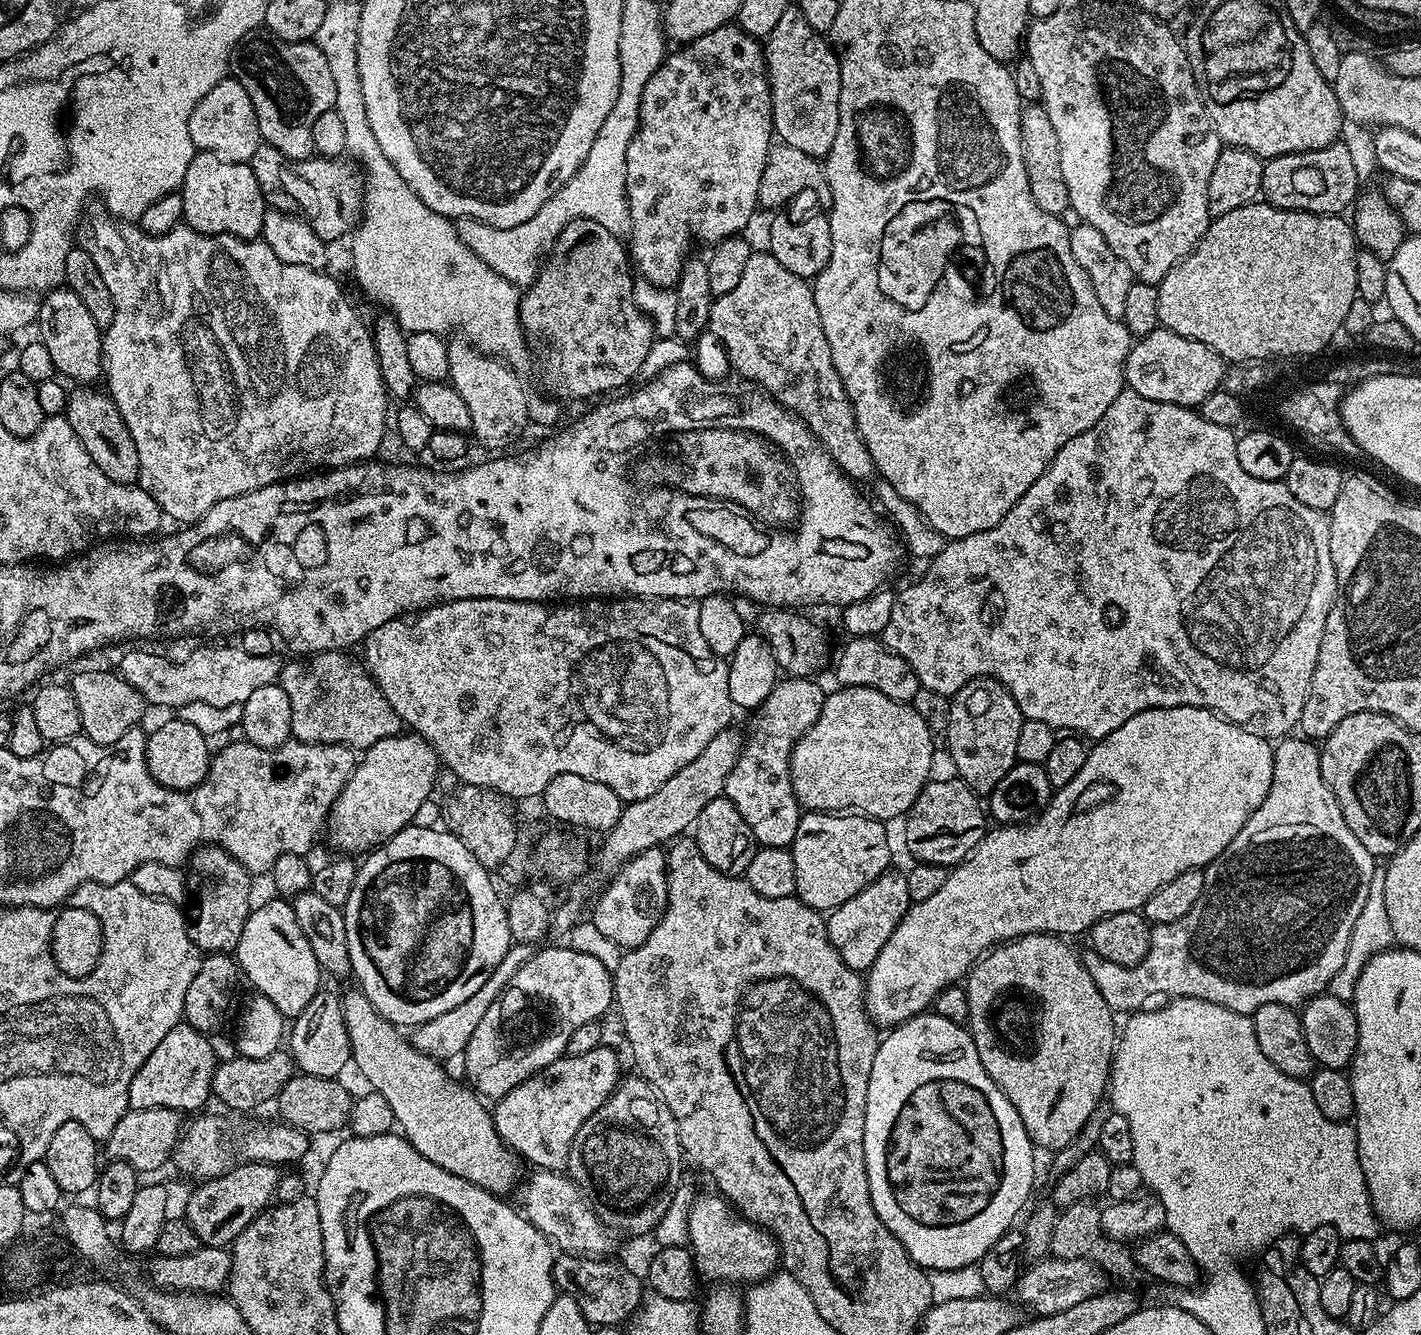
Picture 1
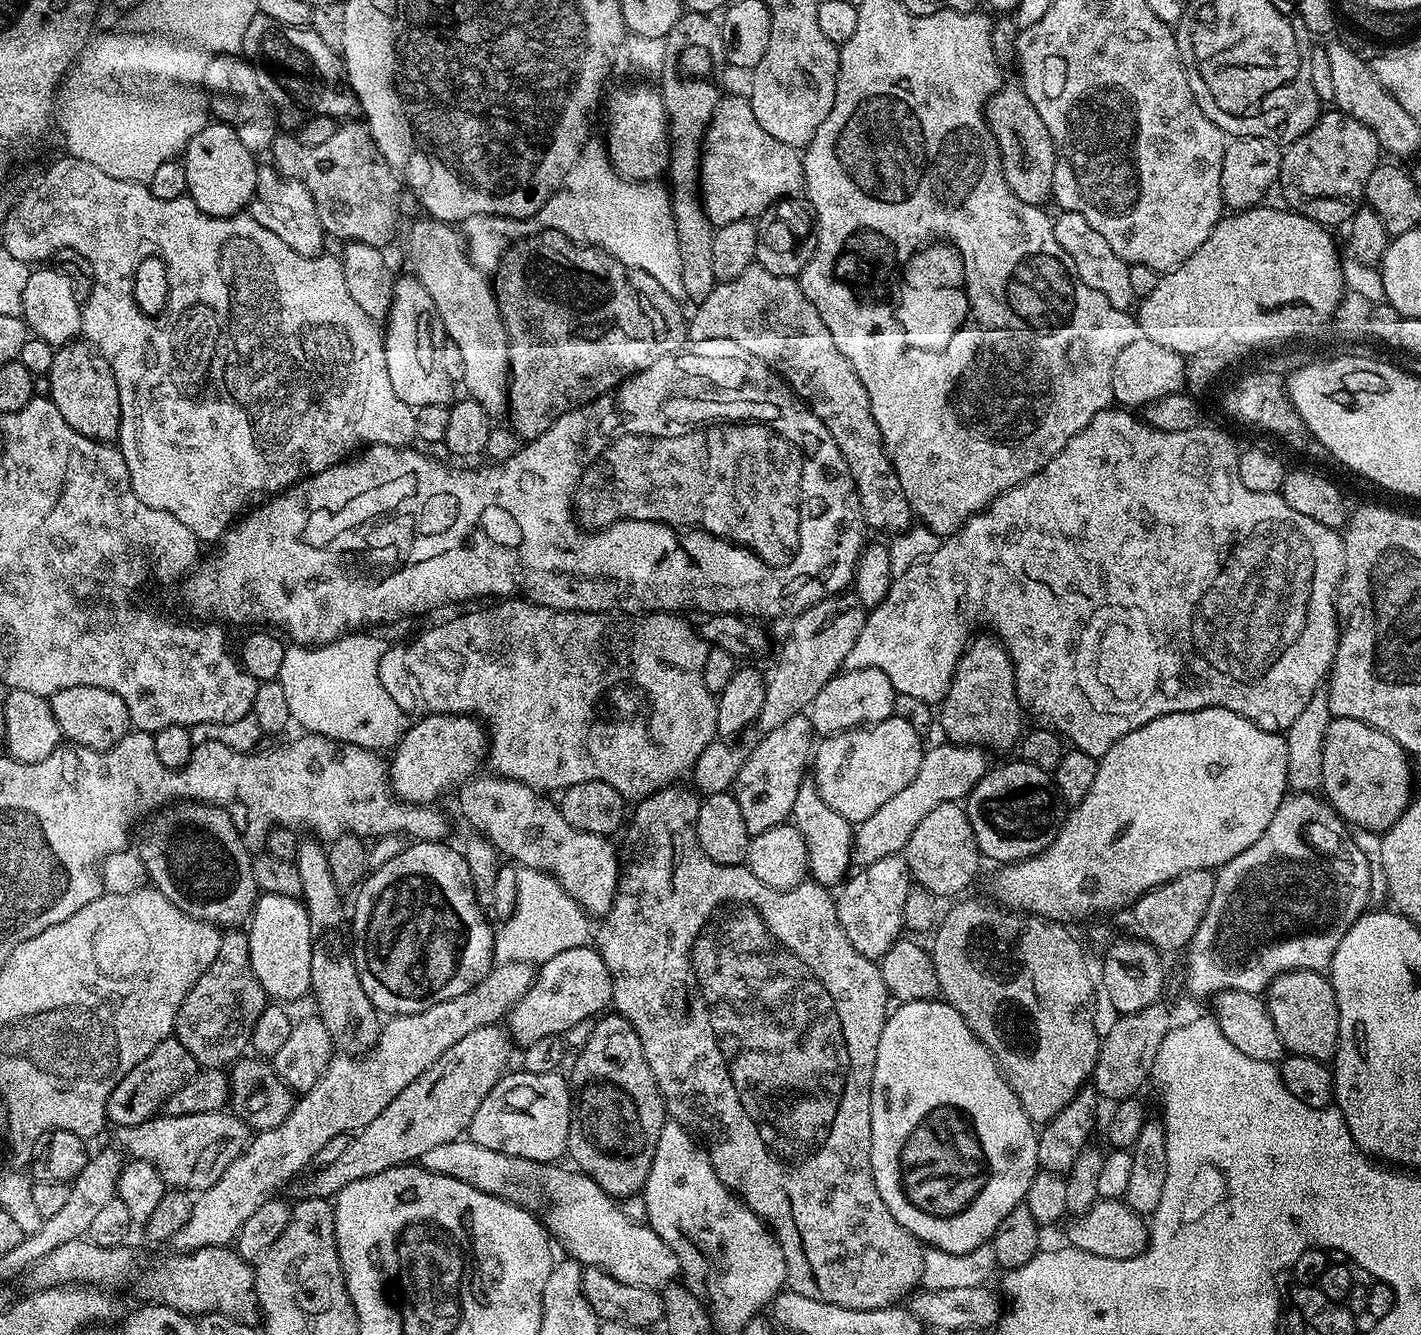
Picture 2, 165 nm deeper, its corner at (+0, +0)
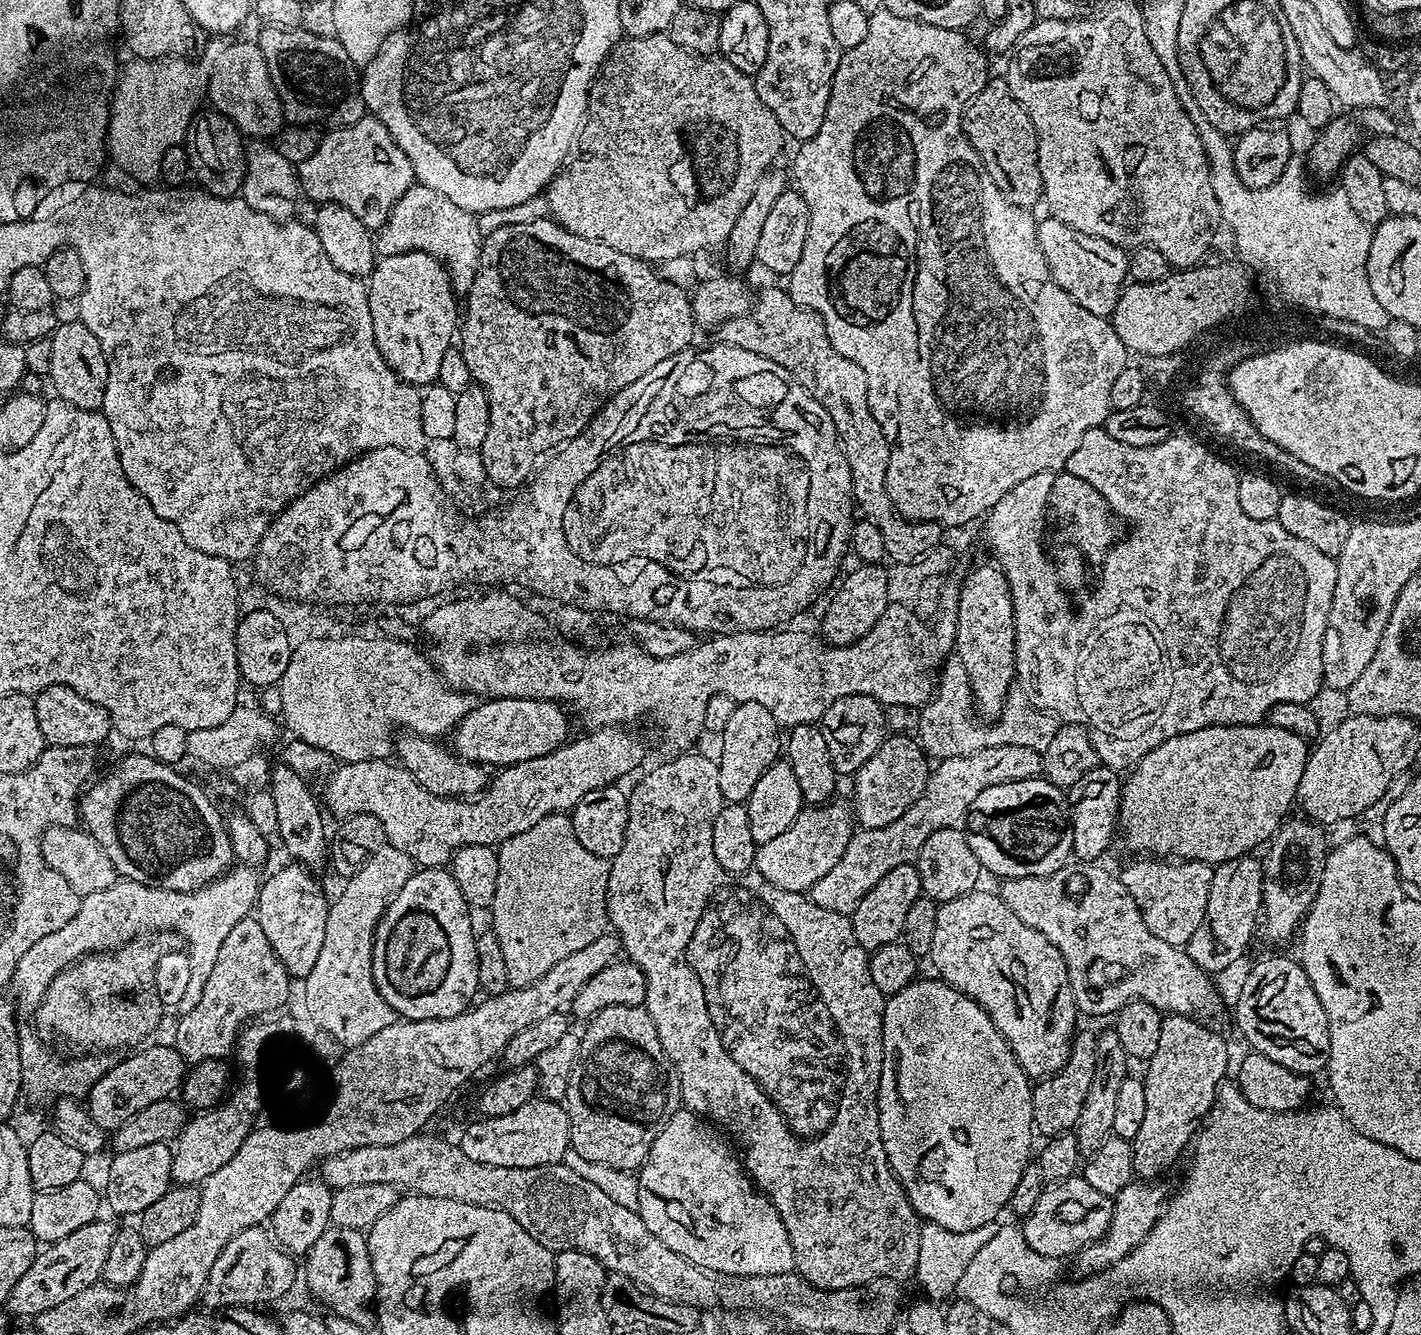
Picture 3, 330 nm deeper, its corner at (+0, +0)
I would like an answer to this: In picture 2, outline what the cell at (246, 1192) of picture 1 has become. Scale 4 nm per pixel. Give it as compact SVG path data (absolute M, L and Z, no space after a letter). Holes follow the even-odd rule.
M500 1024L479 1028L459 1045L455 1056L456 1061L429 1088L407 1088L376 1121L359 1133L360 1141L348 1149L333 1168L297 1179L290 1188L295 1199L335 1198L354 1182L378 1176L391 1168L401 1168L403 1164L416 1164L423 1161L430 1150L461 1139L471 1129L480 1107L522 1064L521 1045L516 1043L511 1031Z

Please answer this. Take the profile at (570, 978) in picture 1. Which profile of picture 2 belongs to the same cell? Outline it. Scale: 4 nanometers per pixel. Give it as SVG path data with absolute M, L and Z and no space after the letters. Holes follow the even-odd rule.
M592 946L566 950L554 958L544 961L536 979L533 981L532 989L520 1000L510 1014L510 1021L512 1020L510 1031L517 1044L529 1046L538 1043L540 1040L568 1034L564 1032L578 1027L583 1020L590 1019L589 1021L591 1021L593 1018L599 1017L605 1011L603 1008L607 1004L609 1007L612 1003L612 975L608 973L606 962L600 956L599 951Z

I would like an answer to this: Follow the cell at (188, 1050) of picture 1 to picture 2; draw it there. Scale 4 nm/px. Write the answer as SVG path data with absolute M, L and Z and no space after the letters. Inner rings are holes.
M169 1038L158 1042L118 1086L114 1086L114 1094L110 1094L108 1103L108 1119L115 1127L138 1126L142 1122L151 1120L163 1109L165 1102L172 1094L182 1090L186 1082L190 1082L196 1076L198 1065L194 1054L182 1046L182 1042L175 1038Z

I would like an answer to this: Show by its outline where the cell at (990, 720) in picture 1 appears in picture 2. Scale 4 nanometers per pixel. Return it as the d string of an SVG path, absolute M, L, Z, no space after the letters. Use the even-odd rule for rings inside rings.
M977 635L964 649L950 690L938 712L938 724L953 744L971 744L977 748L1017 747L1022 736L1022 705L1016 694L1016 671L1012 656L995 635ZM980 636L980 637L979 637ZM944 708L944 709L943 709Z

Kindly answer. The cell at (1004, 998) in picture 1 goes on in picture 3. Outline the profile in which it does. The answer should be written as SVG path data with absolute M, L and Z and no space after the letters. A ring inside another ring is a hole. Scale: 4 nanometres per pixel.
M980 891L967 892L939 905L934 946L930 953L930 961L936 967L935 975L954 990L966 994L966 998L978 1002L978 1006L990 1014L990 1022L998 1026L998 1034L1006 1038L1024 1073L1030 1078L1052 1076L1064 1068L1072 1049L1072 1038L1078 1031L1078 1009L1066 962L1058 946L1054 946L1046 934L1038 934L1034 926L1026 926L1026 922L1022 922L995 891Z

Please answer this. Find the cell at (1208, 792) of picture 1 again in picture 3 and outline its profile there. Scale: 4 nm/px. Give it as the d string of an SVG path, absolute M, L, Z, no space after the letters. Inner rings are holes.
M1260 724L1206 726L1190 734L1178 734L1162 742L1162 746L1154 746L1127 773L1120 789L1119 831L1128 835L1132 854L1197 860L1213 866L1247 857L1251 848L1271 841L1291 813L1288 811L1297 803L1298 782L1309 751L1310 744L1305 737Z

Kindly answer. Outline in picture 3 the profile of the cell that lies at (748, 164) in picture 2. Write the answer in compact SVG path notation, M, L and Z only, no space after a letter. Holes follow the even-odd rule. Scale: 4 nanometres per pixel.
M667 32L624 38L613 46L592 82L592 89L588 92L588 113L584 116L584 126L580 130L574 155L567 161L566 166L556 173L556 177L546 189L548 208L552 211L549 213L551 219L561 224L567 232L590 238L594 242L602 242L606 246L614 246L614 250L630 254L639 260L663 262L679 256L692 256L703 248L719 249L728 239L739 212L745 208L746 202L750 202L750 194L754 194L768 169L777 163L776 155L783 150L784 143L786 137L782 126L778 118L774 118L774 114L766 110L766 102L758 98L755 79L738 70L738 66L734 66L723 56L694 54L678 46L678 42L670 39Z

